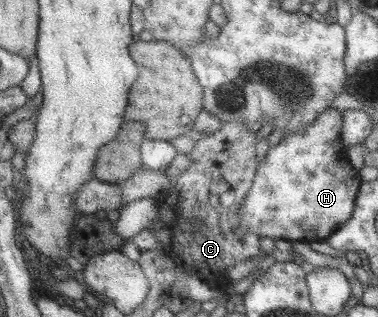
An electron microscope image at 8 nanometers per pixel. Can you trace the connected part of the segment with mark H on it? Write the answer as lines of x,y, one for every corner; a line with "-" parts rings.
333,107
321,112
306,128
288,132
267,150
257,164
257,169
246,196
239,206
240,220
244,230
272,240
318,242
330,237
351,216
361,180
358,170
345,158
340,133
342,111

